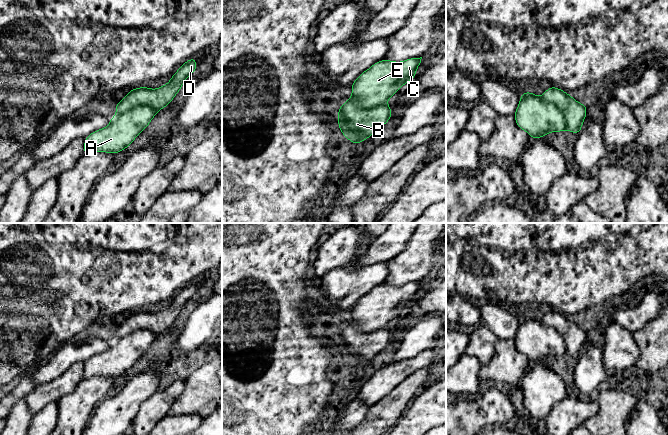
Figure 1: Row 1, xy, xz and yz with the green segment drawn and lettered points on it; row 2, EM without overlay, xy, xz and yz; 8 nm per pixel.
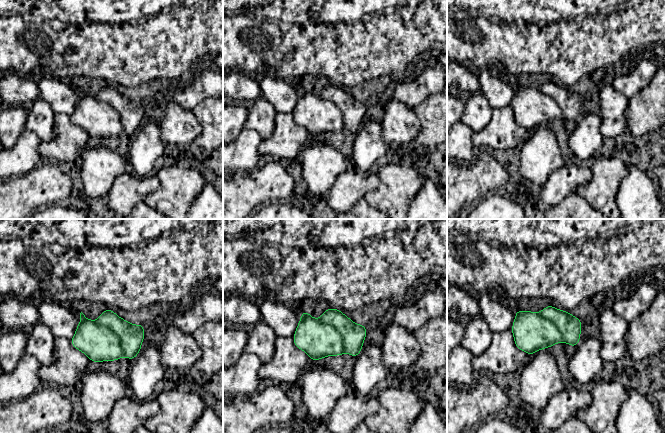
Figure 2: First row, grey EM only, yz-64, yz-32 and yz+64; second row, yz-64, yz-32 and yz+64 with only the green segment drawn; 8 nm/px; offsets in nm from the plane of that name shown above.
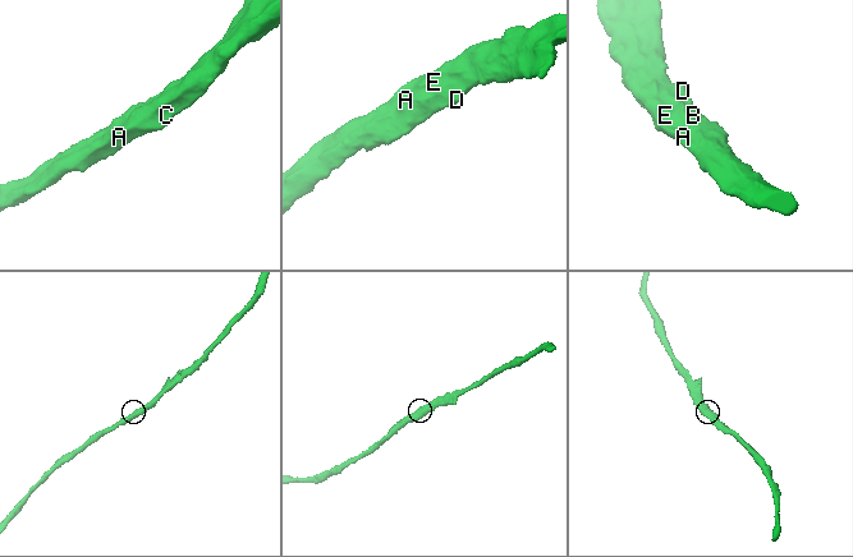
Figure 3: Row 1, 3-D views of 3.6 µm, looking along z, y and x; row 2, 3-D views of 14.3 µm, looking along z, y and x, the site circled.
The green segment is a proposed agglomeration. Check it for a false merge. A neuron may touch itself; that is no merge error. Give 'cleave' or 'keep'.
cleave

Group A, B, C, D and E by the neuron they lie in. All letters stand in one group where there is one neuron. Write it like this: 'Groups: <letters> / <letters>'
Groups: A C E / B D

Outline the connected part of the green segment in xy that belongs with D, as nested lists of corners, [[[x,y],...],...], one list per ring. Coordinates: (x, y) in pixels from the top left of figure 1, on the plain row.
[[[191,281],[179,290],[178,295],[172,298],[167,308],[157,313],[150,313],[147,310],[131,313],[121,325],[115,327],[116,337],[120,338],[143,329],[150,330],[157,336],[167,331],[180,315],[185,304],[195,297],[197,288],[196,282]]]

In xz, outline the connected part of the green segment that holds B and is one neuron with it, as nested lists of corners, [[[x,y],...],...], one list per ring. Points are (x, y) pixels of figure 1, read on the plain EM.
[[[354,323],[346,324],[337,336],[343,360],[357,369],[371,361],[392,342],[392,332],[387,328],[362,332]]]

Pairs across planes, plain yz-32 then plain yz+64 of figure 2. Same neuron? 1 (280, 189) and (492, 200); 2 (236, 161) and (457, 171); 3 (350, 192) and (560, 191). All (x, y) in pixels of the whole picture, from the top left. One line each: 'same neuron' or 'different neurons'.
1: different neurons
2: different neurons
3: same neuron

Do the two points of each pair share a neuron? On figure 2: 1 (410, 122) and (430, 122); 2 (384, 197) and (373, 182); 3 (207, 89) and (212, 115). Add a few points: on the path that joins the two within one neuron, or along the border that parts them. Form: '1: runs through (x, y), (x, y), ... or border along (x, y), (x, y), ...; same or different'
1: border along (412, 109), (420, 125), (416, 145); different
2: border along (376, 174), (379, 185), (371, 190), (363, 199); different
3: border along (212, 96), (206, 97), (191, 110); different

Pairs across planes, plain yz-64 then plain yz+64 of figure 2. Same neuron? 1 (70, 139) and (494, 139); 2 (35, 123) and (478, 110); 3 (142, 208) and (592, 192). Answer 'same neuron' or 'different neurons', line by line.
1: same neuron
2: same neuron
3: different neurons

